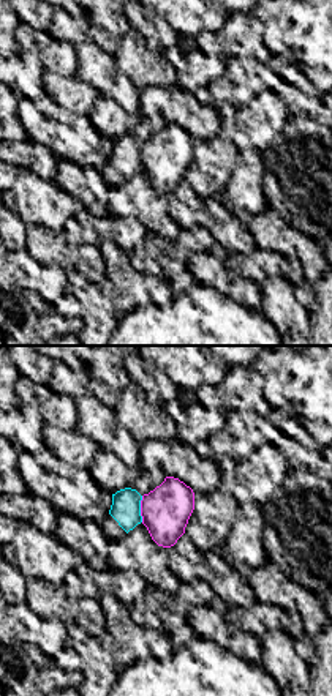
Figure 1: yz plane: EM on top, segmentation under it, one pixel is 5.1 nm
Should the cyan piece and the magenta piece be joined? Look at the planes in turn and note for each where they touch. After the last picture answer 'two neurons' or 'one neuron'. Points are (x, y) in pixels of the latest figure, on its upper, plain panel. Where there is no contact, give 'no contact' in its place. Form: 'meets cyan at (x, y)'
meets cyan at (139, 155)

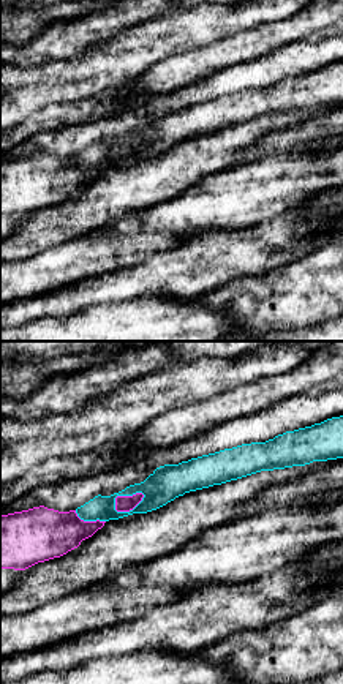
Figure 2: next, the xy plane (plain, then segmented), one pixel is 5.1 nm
meets cyan at (130, 157)

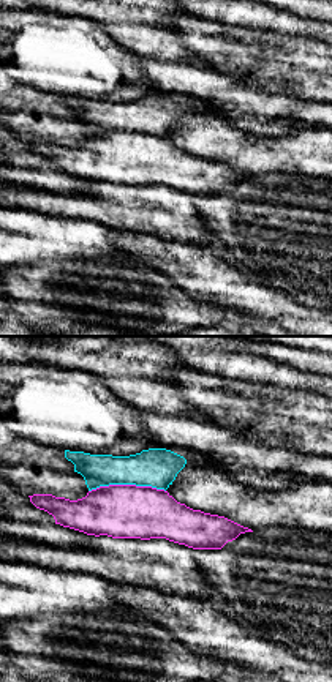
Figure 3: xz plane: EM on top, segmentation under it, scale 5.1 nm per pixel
meets cyan at (127, 130)

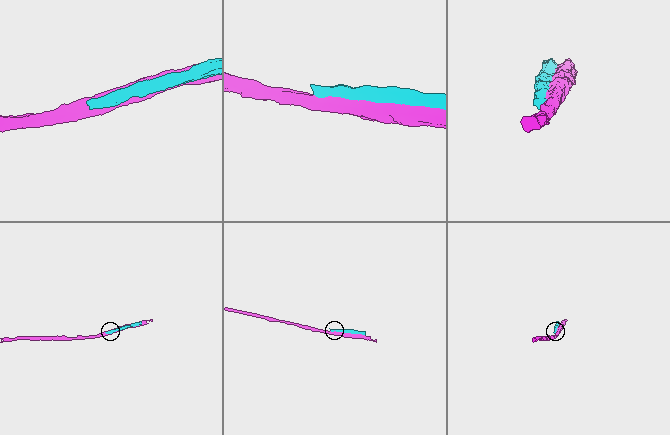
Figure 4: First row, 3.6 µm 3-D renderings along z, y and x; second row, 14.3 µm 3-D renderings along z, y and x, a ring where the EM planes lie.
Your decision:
two neurons

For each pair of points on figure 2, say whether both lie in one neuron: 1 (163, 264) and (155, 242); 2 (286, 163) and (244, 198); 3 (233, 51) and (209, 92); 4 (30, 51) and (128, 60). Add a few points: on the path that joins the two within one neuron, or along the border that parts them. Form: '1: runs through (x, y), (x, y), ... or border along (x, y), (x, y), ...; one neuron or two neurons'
1: border along (192, 234), (125, 267); two neurons
2: runs through (302, 177), (286, 193), (275, 198), (263, 198); one neuron
3: border along (258, 56), (226, 65), (190, 84); two neurons
4: border along (111, 38), (78, 56), (54, 59), (41, 65); two neurons

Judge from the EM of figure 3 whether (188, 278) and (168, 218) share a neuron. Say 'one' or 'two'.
two

